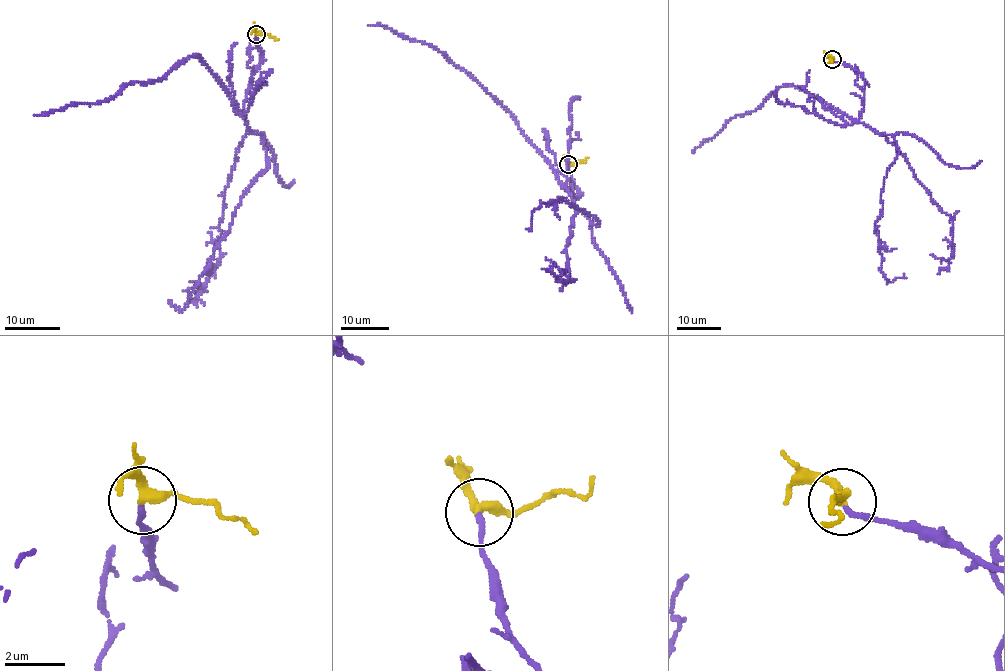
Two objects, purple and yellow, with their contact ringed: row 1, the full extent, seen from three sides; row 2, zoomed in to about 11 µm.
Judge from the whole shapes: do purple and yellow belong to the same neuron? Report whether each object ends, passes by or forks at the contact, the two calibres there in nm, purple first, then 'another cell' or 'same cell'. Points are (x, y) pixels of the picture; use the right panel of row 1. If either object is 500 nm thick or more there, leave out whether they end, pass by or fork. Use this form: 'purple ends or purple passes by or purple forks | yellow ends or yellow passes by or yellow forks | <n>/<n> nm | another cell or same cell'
purple ends | yellow passes by | 180/300 nm | same cell

